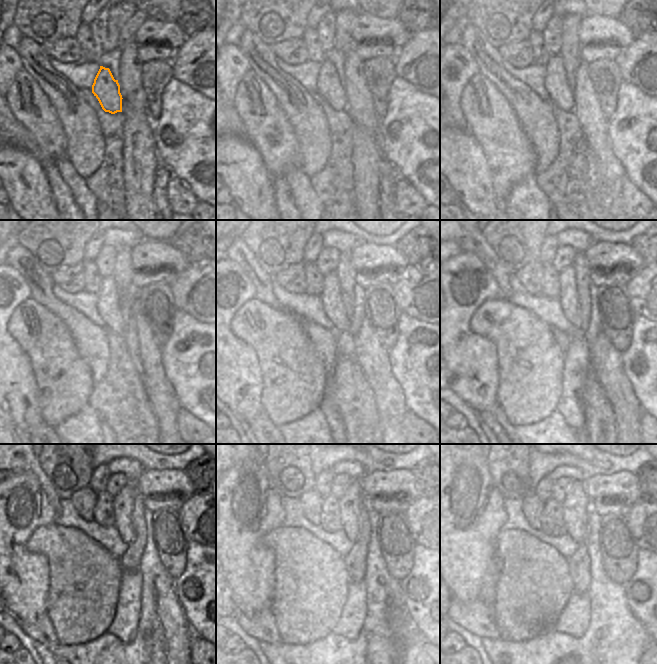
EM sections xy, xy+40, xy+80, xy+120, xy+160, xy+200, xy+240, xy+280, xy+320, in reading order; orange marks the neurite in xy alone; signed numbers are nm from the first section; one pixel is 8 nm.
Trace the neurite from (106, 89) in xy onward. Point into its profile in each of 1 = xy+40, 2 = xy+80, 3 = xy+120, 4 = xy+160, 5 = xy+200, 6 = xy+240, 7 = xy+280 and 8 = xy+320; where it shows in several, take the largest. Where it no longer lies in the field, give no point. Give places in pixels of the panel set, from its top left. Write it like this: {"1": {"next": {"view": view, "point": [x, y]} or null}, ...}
{"1": {"next": {"view": "xy+40", "point": [331, 88]}}, "2": {"next": {"view": "xy+80", "point": [556, 84]}}, "3": {"next": {"view": "xy+120", "point": [108, 307]}}, "4": {"next": {"view": "xy+160", "point": [331, 296]}}, "5": {"next": {"view": "xy+200", "point": [568, 299]}}, "6": {"next": {"view": "xy+240", "point": [123, 502]}}, "7": {"next": {"view": "xy+280", "point": [350, 504]}}, "8": {"next": {"view": "xy+320", "point": [577, 506]}}}

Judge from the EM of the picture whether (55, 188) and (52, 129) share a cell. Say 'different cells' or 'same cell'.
different cells

